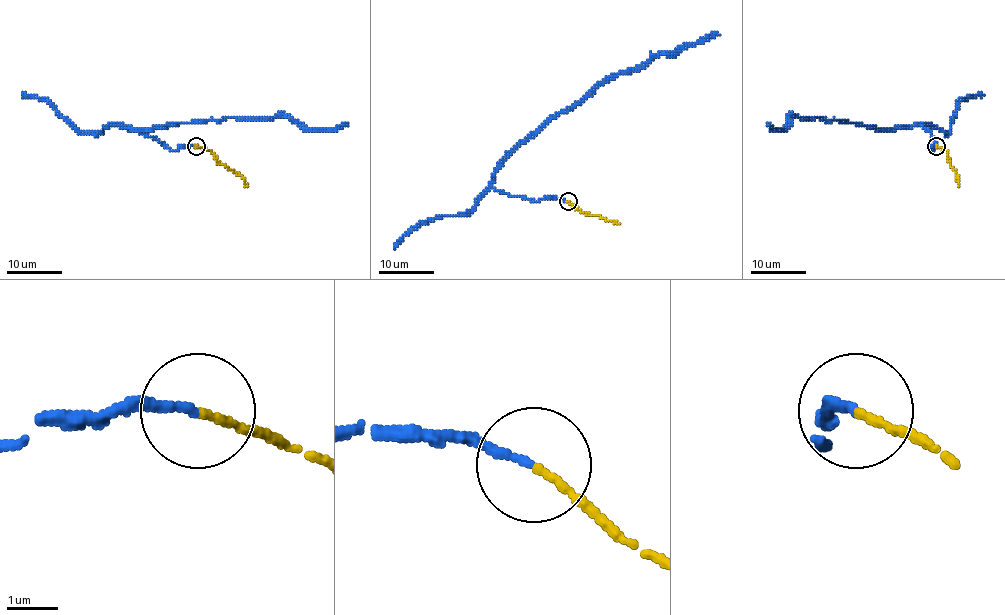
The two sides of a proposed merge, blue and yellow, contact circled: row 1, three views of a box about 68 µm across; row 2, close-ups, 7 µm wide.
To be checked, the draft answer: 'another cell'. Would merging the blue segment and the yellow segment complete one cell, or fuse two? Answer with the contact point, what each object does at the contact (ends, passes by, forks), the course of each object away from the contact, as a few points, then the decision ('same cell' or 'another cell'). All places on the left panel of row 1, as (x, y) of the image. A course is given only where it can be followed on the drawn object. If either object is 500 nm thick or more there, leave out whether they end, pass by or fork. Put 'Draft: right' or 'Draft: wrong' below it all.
place (196, 146); blue ends; yellow ends; course blue (195, 145), (170, 150), (120, 125), (155, 129), (229, 118), (281, 116), (309, 129), (336, 129), (347, 123); course yellow (195, 145), (238, 173), (247, 186); same cell
Draft: wrong

